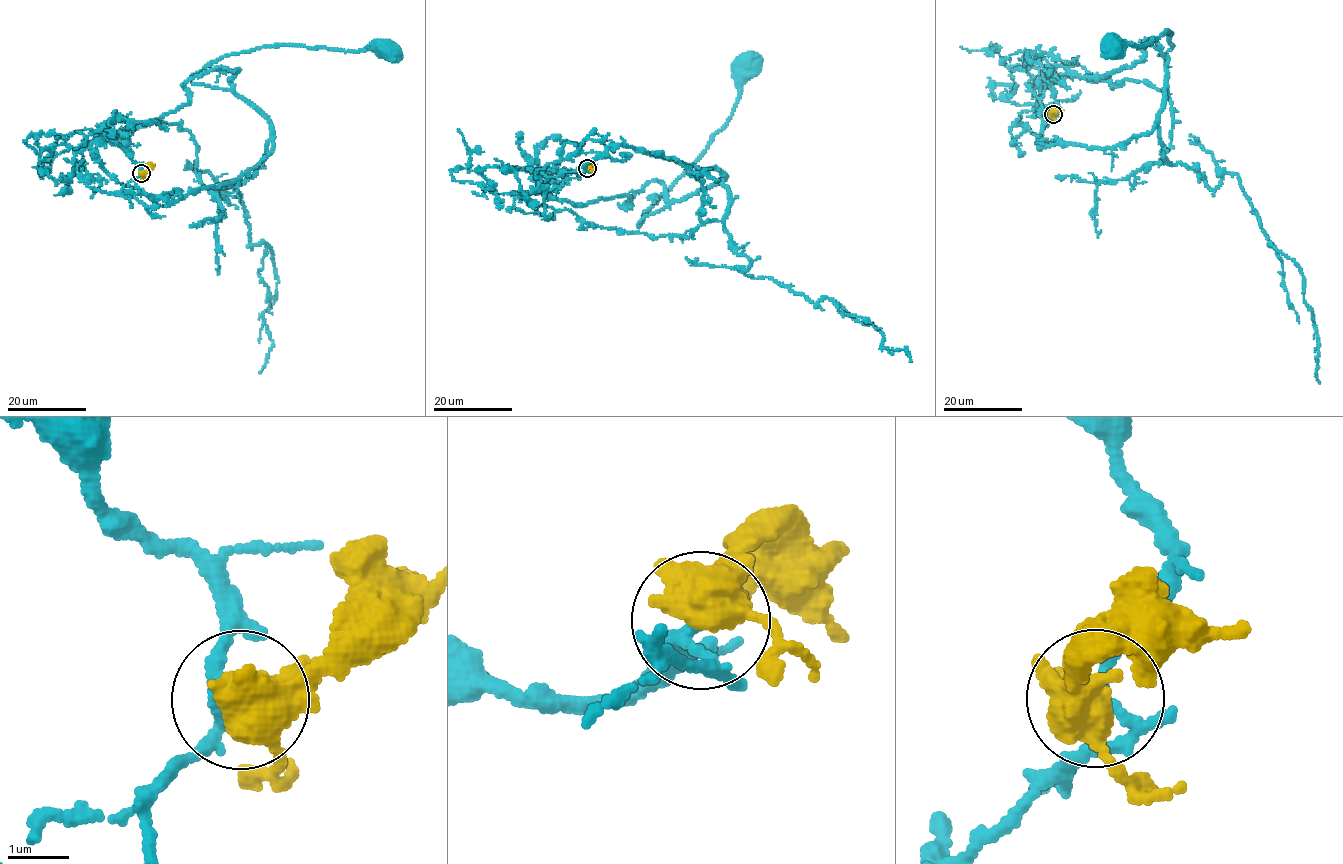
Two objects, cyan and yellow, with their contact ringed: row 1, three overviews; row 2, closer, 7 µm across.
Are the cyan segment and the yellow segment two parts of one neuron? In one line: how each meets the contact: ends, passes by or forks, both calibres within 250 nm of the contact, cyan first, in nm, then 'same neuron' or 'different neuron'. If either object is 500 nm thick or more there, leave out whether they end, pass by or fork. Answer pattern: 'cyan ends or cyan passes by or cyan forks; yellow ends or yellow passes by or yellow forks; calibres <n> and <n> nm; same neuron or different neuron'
cyan forks; yellow forks; calibres 150 and 480 nm; same neuron

